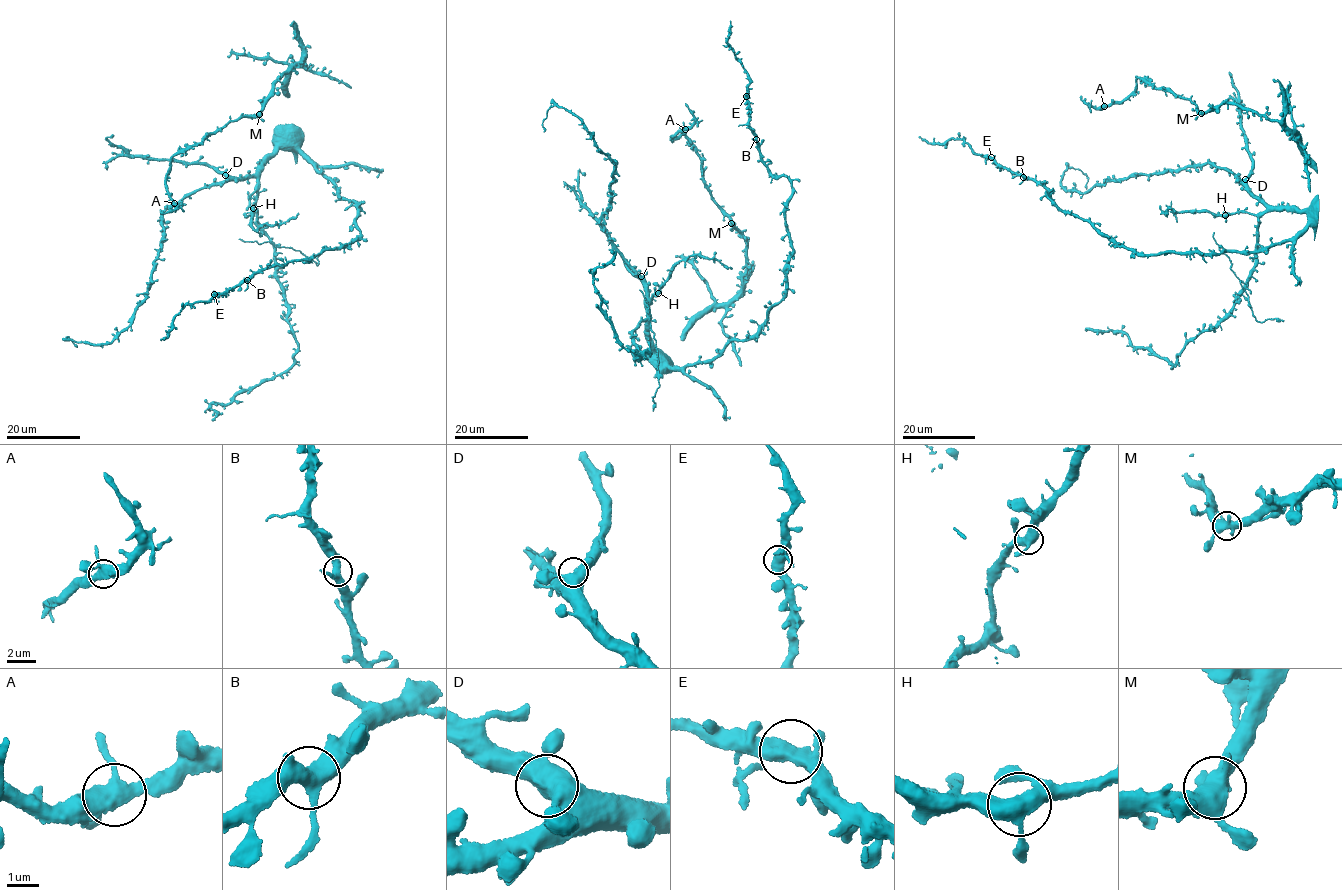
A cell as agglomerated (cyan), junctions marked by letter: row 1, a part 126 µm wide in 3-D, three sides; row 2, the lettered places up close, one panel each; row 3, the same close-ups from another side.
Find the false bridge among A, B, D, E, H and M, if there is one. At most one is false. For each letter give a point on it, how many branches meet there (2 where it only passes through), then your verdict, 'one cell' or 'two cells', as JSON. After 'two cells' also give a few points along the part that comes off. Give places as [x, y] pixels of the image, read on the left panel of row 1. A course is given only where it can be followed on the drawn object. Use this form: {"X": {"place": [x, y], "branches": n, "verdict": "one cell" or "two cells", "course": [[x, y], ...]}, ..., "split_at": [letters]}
{"A": {"place": [174, 203], "branches": 4, "verdict": "one cell"}, "B": {"place": [247, 280], "branches": 4, "verdict": "one cell"}, "D": {"place": [225, 175], "branches": 4, "verdict": "one cell"}, "E": {"place": [214, 294], "branches": 3, "verdict": "one cell"}, "H": {"place": [253, 208], "branches": 4, "verdict": "one cell"}, "M": {"place": [259, 114], "branches": 4, "verdict": "one cell"}, "split_at": []}

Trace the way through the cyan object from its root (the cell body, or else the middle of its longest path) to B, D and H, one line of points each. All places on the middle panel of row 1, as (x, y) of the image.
B: (695, 364), (756, 332), (784, 295), (792, 250), (785, 214), (791, 186), (786, 177), (769, 172), (756, 139)
D: (695, 364), (688, 363), (679, 367), (665, 365), (658, 359), (649, 337), (647, 298), (641, 276)
H: (695, 364), (688, 363), (679, 367), (665, 365), (658, 359), (649, 337), (648, 314), (649, 299), (658, 293)

